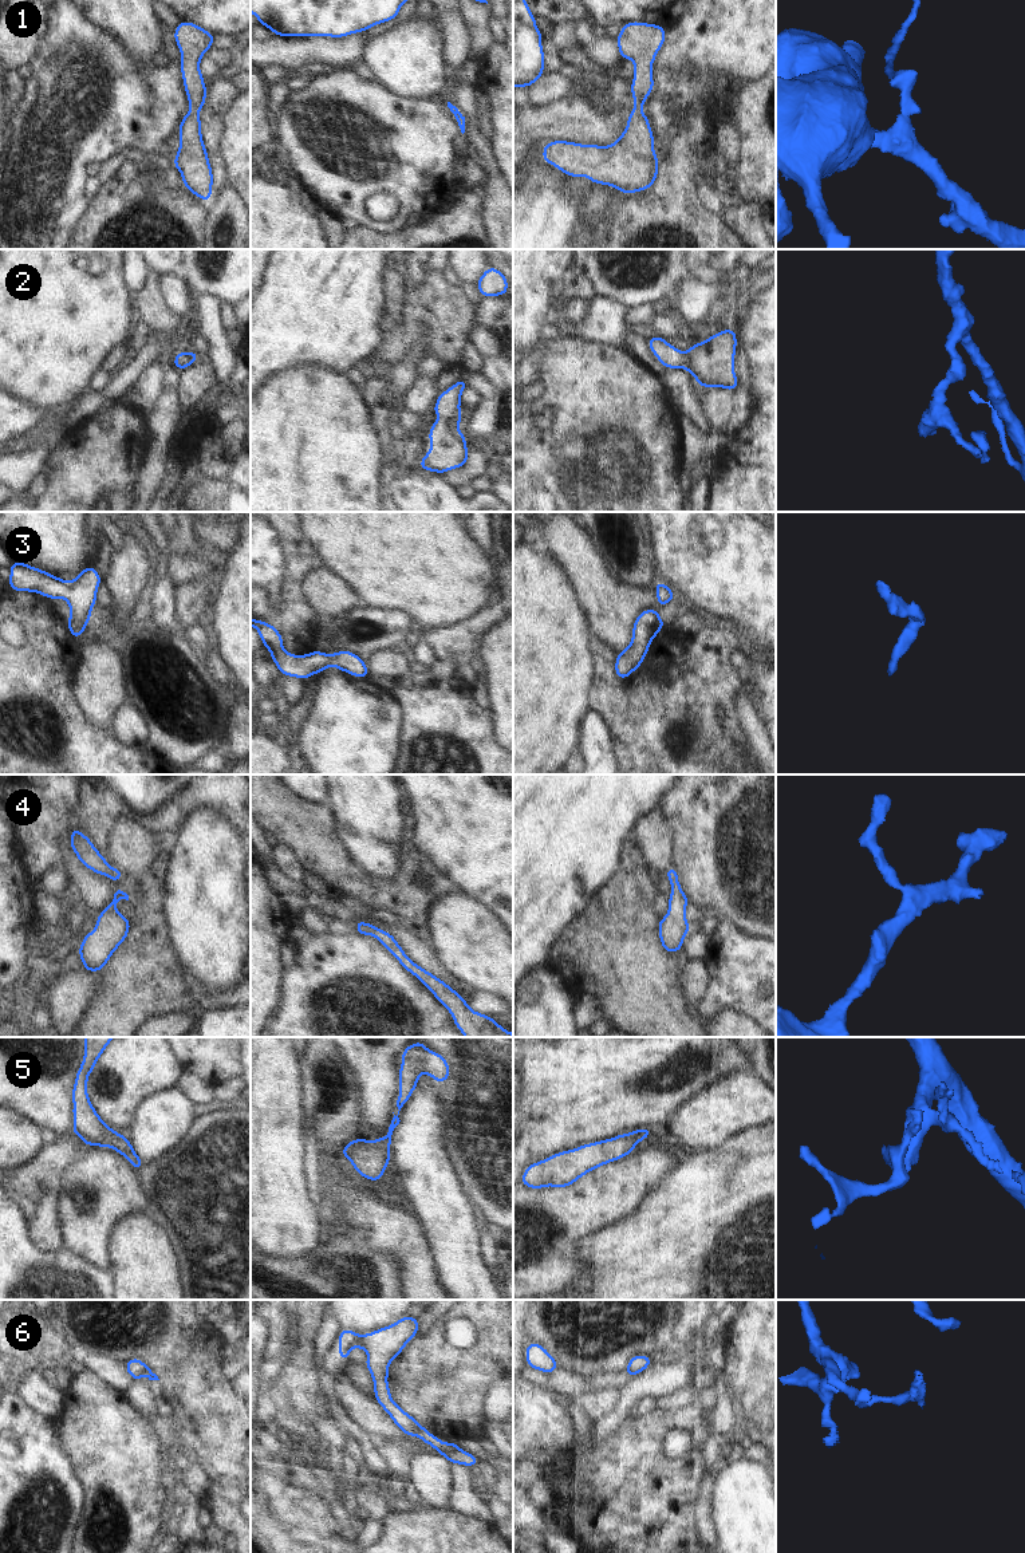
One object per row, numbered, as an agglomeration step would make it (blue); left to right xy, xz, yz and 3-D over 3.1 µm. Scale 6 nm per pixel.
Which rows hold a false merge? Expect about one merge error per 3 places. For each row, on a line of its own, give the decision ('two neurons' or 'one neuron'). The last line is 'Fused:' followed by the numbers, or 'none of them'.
1: one neuron
2: one neuron
3: one neuron
4: one neuron
5: one neuron
6: one neuron
Fused: none of them

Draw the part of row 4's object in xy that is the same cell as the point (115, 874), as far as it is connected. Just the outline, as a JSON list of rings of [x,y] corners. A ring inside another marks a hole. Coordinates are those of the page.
[[[72,828],[71,833],[70,847],[84,867],[110,878],[113,882],[121,879],[123,872],[118,868],[113,868],[86,835],[83,835],[78,828]]]

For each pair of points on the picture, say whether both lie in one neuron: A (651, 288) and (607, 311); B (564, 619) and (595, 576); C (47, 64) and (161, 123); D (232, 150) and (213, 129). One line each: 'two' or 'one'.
A: two
B: two
C: one
D: two

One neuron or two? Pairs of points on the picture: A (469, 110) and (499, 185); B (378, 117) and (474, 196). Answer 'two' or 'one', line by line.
A: one
B: two

